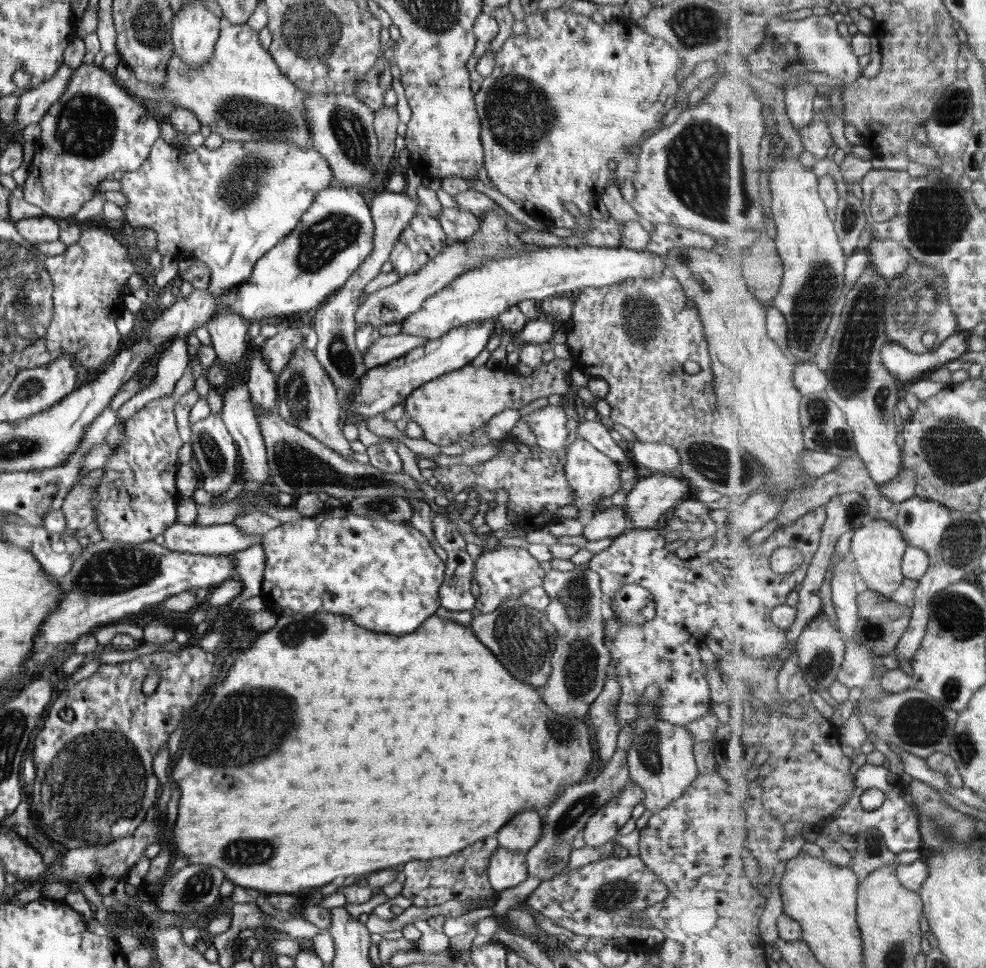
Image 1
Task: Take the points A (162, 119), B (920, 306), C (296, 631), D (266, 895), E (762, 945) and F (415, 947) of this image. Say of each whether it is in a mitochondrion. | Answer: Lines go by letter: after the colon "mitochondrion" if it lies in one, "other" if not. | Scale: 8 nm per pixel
A: other
B: mitochondrion
C: mitochondrion
D: other
E: other
F: other

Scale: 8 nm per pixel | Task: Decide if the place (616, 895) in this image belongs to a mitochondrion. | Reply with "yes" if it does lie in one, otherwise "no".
yes

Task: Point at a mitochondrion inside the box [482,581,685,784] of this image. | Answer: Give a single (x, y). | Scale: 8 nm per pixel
(528, 645)

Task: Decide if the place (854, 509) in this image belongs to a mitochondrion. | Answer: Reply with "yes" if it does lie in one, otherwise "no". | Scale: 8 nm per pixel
yes

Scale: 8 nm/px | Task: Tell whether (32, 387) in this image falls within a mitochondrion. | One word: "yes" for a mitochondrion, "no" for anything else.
yes

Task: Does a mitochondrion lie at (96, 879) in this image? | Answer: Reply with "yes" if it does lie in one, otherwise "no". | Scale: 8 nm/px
no

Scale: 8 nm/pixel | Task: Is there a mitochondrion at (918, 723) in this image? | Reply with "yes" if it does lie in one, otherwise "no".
yes

